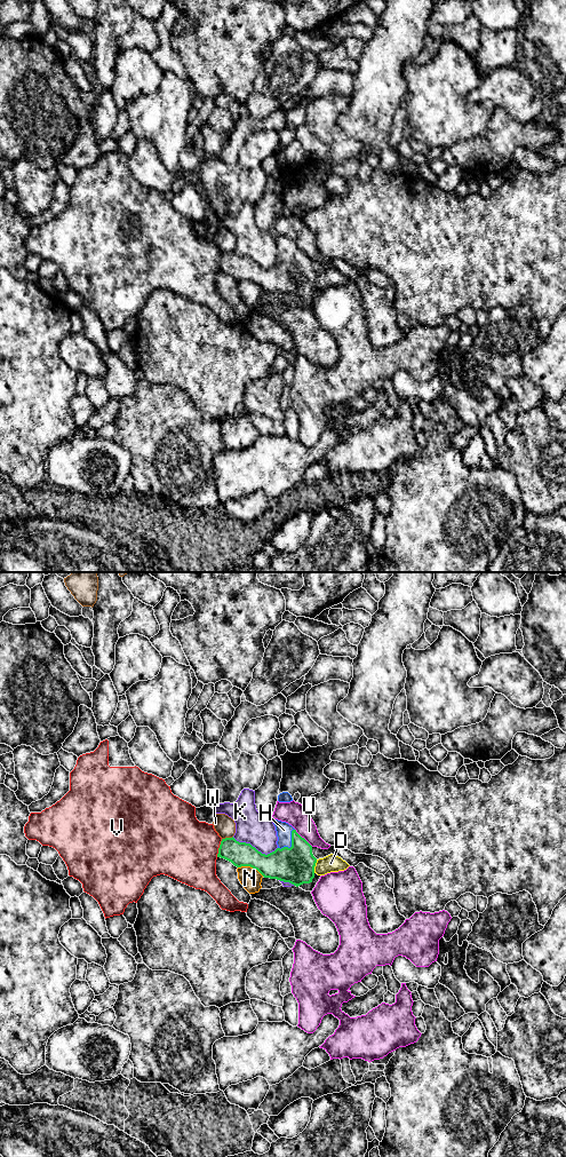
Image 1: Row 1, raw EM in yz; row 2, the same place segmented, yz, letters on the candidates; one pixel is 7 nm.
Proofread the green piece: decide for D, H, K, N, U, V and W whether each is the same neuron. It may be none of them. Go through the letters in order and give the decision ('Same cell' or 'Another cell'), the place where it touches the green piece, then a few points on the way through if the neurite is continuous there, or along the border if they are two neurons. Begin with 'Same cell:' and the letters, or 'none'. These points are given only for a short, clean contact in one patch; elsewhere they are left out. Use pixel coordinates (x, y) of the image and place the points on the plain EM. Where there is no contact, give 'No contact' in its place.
Same cell: H
D: Another cell. Touches green at yz (313, 280)
H: Same cell. Touches green at yz (292, 258). Path across: yz (295, 279), (293, 276), (292, 258), (284, 244)
K: Another cell. Touches green at yz (254, 261)
N: Another cell. Touches green at yz (250, 280). Boundary: yz (238, 280), (252, 280), (263, 290)
U: Another cell. Touches green at yz (303, 252)
V: Another cell. Touches green at yz (218, 262)
W: Another cell. Touches green at yz (226, 252)

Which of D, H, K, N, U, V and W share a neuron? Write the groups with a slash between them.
D / H / K / N / U / V / W

